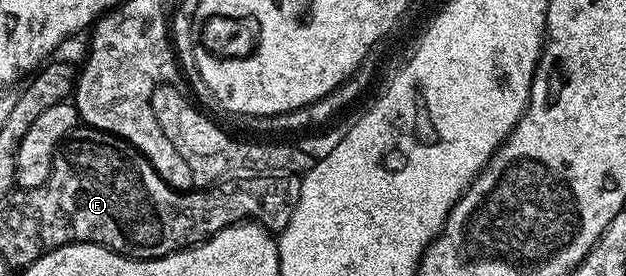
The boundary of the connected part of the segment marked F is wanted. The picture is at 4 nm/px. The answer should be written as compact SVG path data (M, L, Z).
M85 128L72 140L61 143L53 157L47 181L39 188L24 191L24 194L29 198L43 198L43 204L49 202L49 206L51 198L53 206L57 198L57 226L49 226L49 236L43 244L50 248L45 248L45 254L61 246L70 246L73 242L94 242L96 246L106 246L127 258L162 258L206 242L223 228L234 226L237 222L250 221L270 232L283 231L291 220L295 204L299 204L300 191L301 178L295 174L266 174L259 178L230 180L208 188L193 188L188 192L172 190L135 147L123 144L113 134Z

